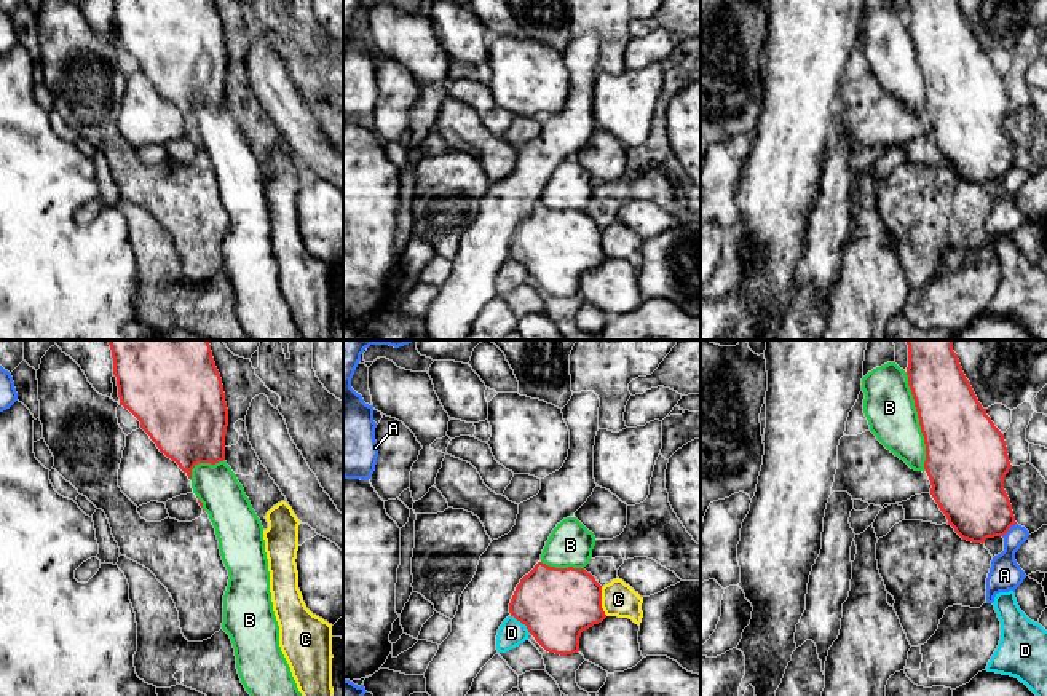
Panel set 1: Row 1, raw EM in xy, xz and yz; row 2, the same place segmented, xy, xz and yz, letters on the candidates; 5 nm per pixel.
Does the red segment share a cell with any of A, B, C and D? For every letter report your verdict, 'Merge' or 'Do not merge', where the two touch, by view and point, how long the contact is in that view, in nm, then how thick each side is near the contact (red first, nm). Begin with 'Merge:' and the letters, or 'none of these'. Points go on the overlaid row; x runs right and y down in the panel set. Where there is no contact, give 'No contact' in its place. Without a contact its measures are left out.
Merge: B
A: Do not merge. Touches red at yz (1007, 530). Shared border 100 nm. Thickness 320 nm (red) against 160 nm
B: Merge. Touches red at yz (920, 422). Shared border 500 nm. Thickness 380 nm (red) against 260 nm
C: Do not merge. Touches red at xz (600, 602). Shared border 150 nm. Thickness 360 nm (red) against 180 nm
D: Do not merge. Touches red at xz (522, 623). Shared border 140 nm. Thickness 360 nm (red) against 140 nm

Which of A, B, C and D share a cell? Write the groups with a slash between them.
A / B / C / D

